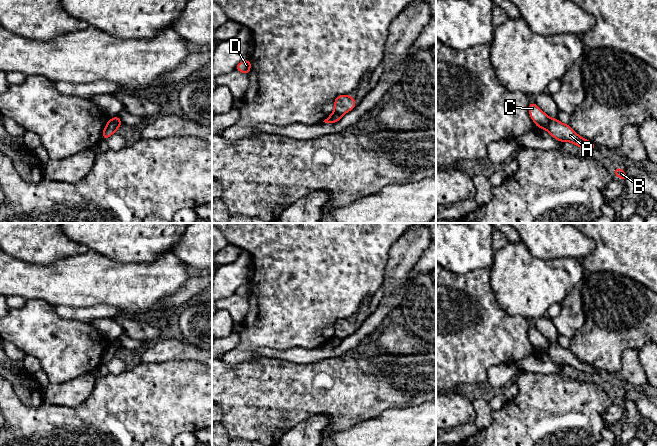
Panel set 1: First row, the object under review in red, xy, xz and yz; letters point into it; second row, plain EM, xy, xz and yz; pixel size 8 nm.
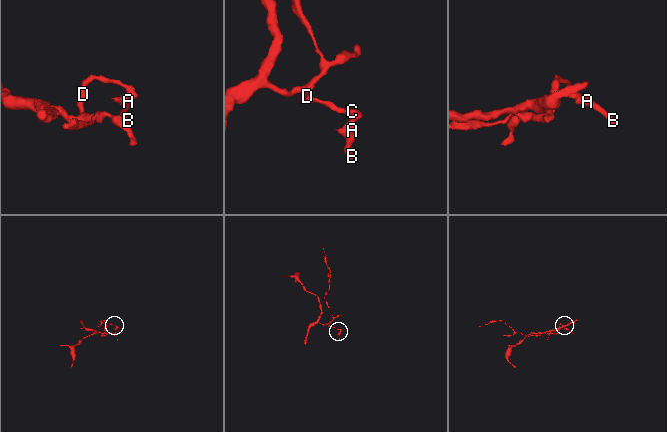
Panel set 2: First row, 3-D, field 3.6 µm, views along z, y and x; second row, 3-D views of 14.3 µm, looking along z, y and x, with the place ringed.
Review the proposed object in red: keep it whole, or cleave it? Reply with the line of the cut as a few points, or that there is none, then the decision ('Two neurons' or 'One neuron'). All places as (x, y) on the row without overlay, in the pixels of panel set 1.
Split along yz (551, 343), (546, 353). Two neurons

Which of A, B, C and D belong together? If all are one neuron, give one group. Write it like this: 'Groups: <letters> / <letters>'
Groups: A B / C D

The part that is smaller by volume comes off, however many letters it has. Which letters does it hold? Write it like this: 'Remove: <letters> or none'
Remove: A, B

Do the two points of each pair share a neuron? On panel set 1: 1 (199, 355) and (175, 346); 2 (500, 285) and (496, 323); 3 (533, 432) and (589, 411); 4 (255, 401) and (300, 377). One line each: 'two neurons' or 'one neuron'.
1: one neuron
2: two neurons
3: one neuron
4: one neuron

